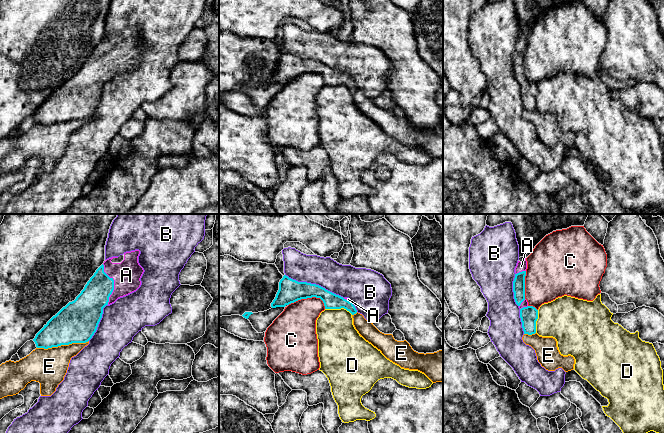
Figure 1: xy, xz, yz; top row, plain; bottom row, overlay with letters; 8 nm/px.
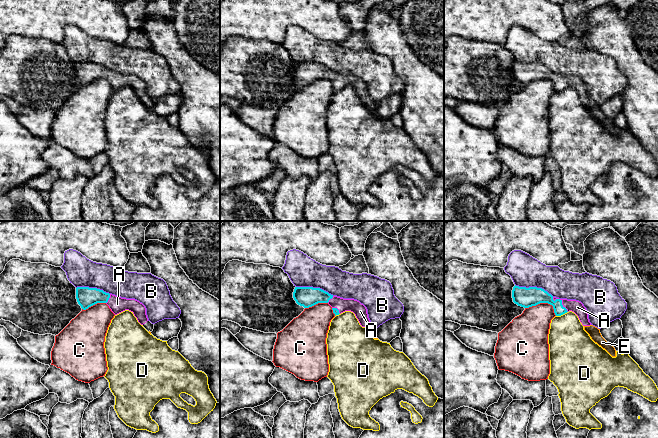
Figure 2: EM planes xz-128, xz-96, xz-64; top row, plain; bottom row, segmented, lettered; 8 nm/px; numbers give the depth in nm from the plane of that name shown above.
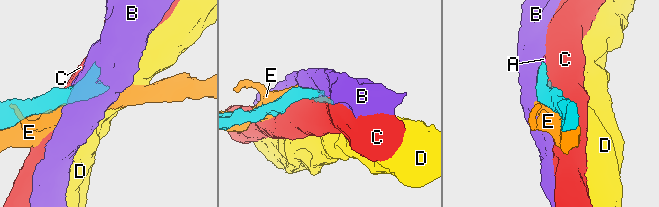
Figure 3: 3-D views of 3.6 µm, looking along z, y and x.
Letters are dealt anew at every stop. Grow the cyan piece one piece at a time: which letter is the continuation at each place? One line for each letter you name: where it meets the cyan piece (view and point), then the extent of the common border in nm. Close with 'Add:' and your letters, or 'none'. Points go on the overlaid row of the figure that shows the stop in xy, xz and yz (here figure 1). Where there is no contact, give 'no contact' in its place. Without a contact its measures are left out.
A: meets cyan in xy at (113, 284); contact 340 nm long
Add: A

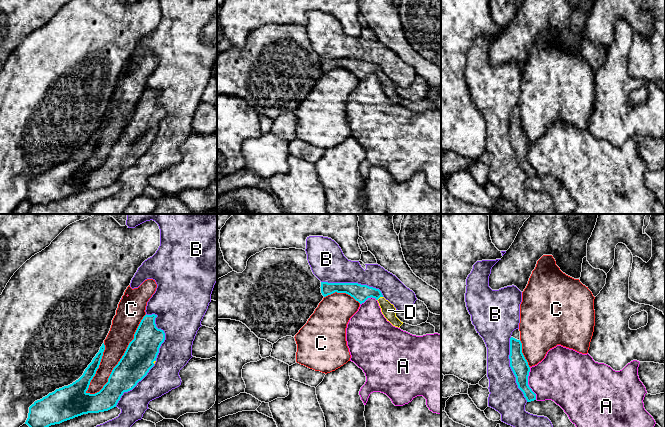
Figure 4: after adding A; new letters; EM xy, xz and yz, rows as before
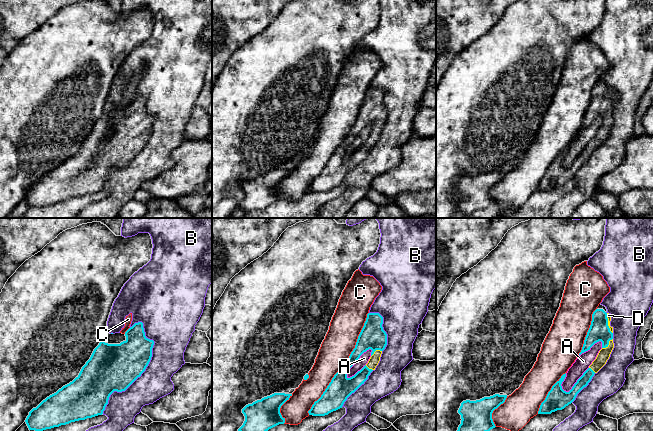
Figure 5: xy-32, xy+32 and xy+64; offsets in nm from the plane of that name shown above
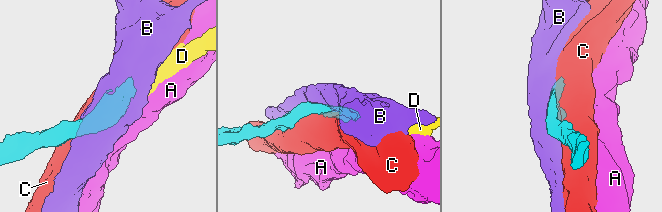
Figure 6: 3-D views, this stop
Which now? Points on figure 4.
D: meets cyan in xz at (379, 297); contact 60 nm long
Add: D

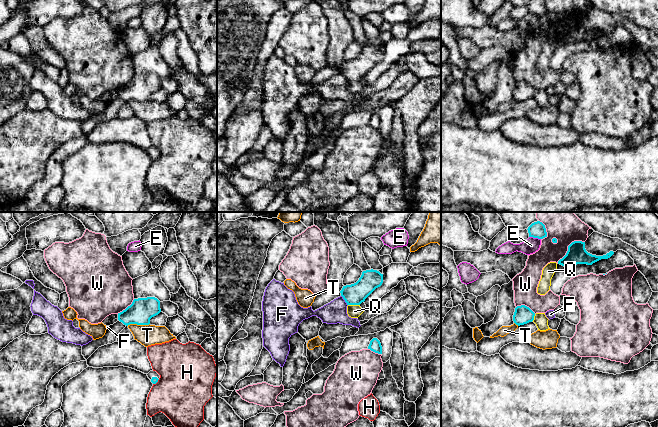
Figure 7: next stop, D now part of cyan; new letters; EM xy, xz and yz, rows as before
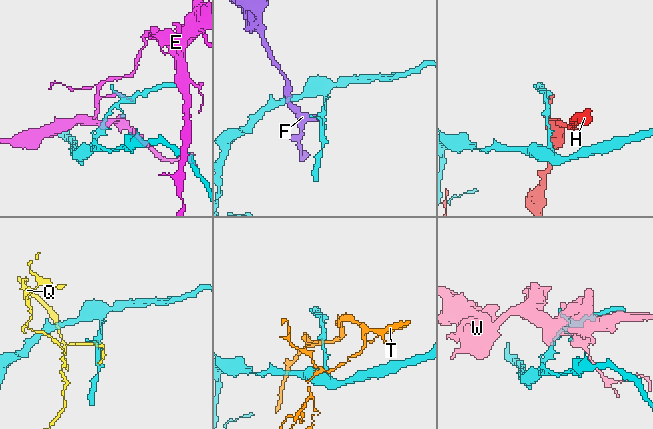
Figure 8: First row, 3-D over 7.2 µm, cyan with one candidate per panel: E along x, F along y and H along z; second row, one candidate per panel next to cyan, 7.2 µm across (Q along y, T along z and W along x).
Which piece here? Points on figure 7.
Add: none

